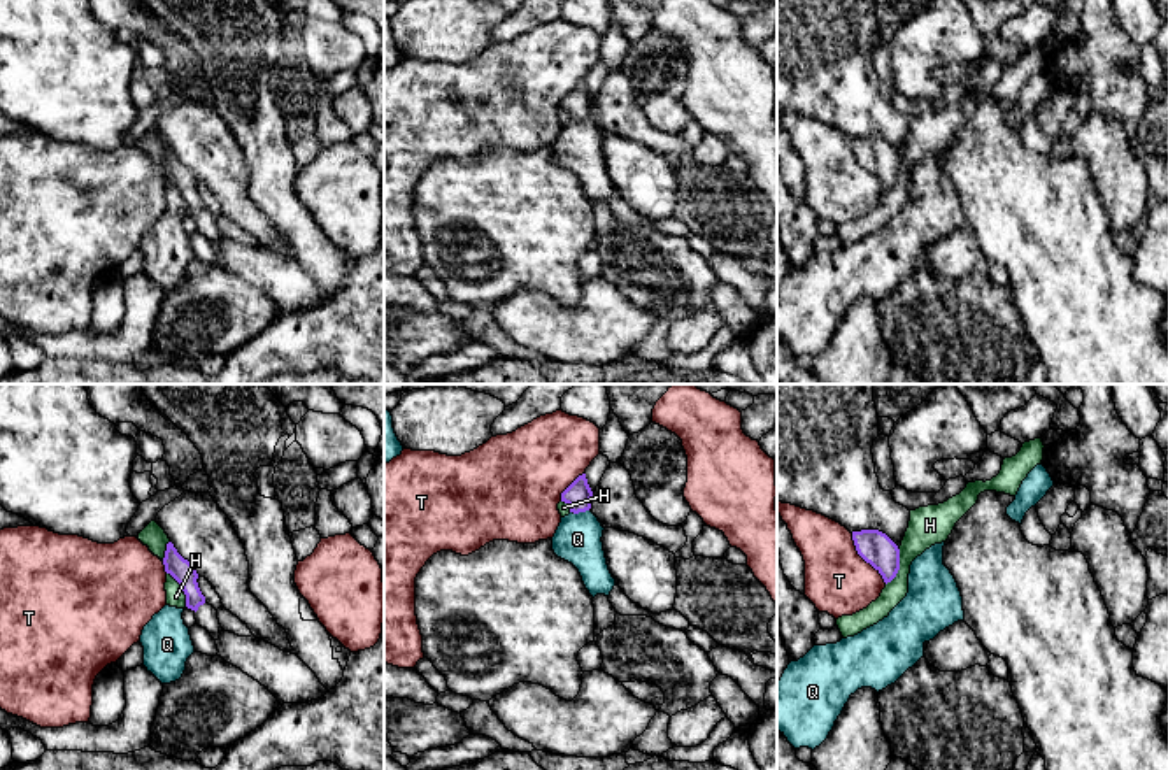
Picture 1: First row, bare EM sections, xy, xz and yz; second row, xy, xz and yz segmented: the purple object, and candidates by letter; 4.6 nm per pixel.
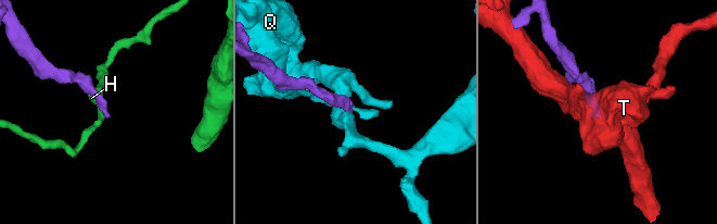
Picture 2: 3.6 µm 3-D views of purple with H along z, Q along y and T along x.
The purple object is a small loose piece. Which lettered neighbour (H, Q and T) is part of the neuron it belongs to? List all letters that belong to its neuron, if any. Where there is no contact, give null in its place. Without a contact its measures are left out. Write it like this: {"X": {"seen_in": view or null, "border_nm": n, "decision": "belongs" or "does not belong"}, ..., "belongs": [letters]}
{"H": {"seen_in": "yz", "border_nm": 180, "decision": "does not belong"}, "Q": {"seen_in": "xz", "border_nm": 90, "decision": "does not belong"}, "T": {"seen_in": "yz", "border_nm": 280, "decision": "does not belong"}, "belongs": []}

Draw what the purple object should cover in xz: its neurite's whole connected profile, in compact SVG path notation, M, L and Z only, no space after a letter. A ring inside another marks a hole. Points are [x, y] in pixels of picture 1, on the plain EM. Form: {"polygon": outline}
{"polygon": "M586 81L579 82L563 100L561 109L570 114L570 119L579 121L591 116L593 98Z"}

